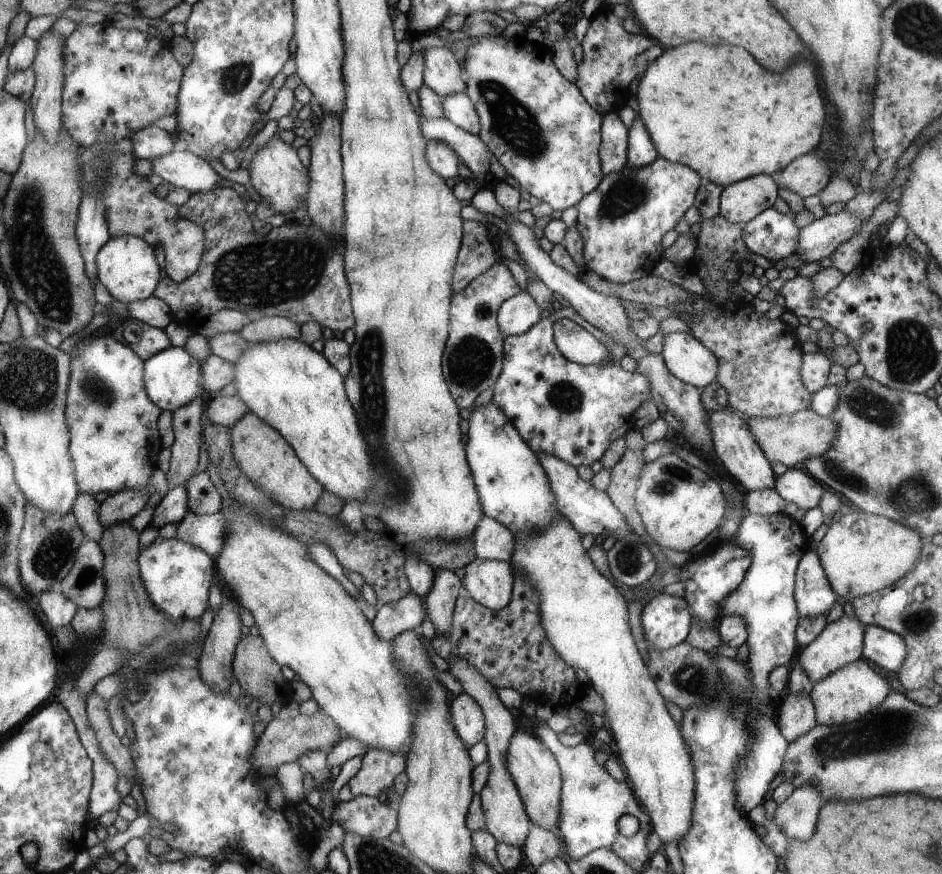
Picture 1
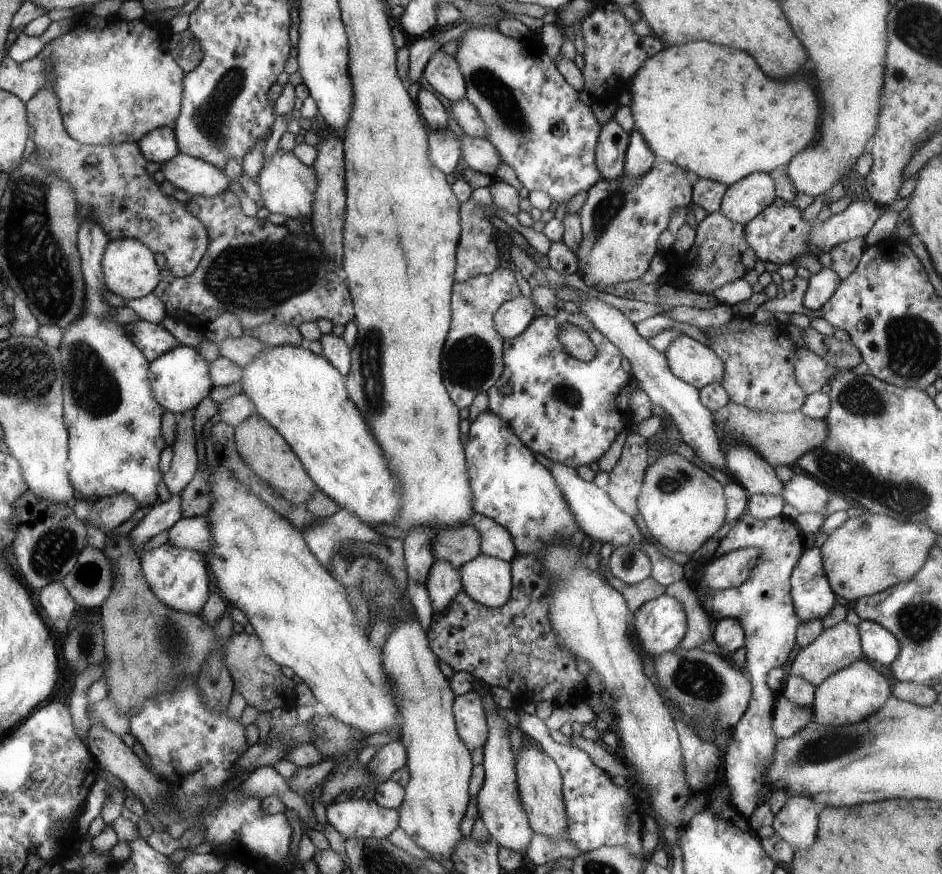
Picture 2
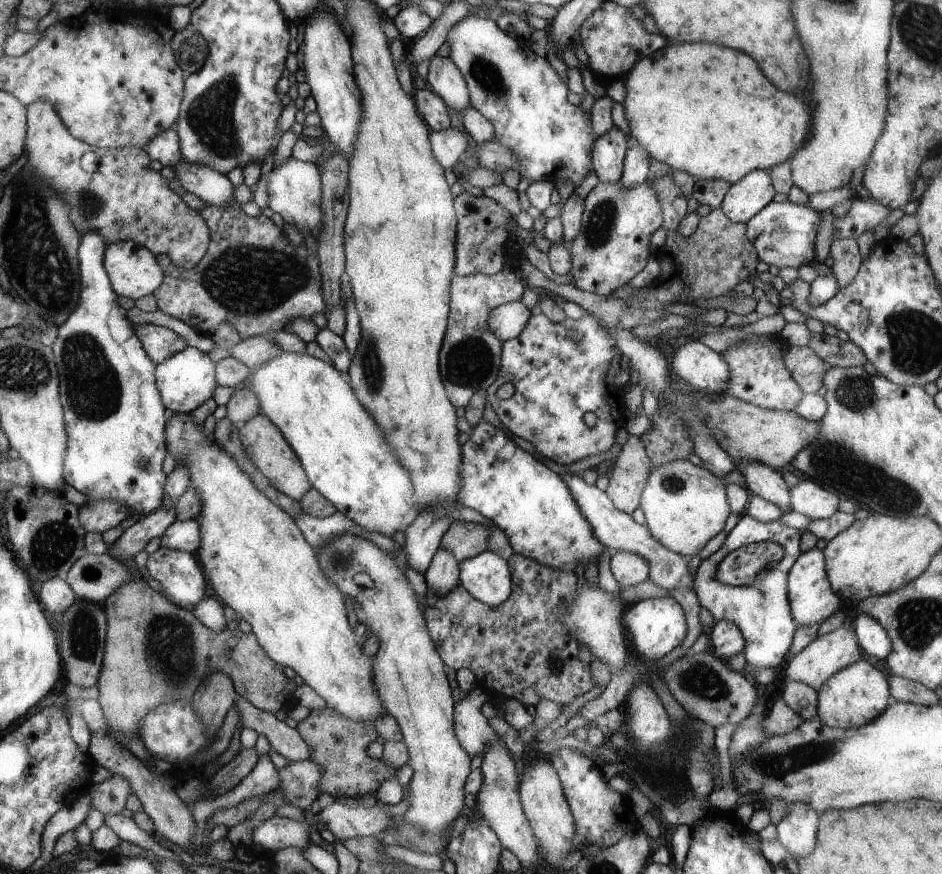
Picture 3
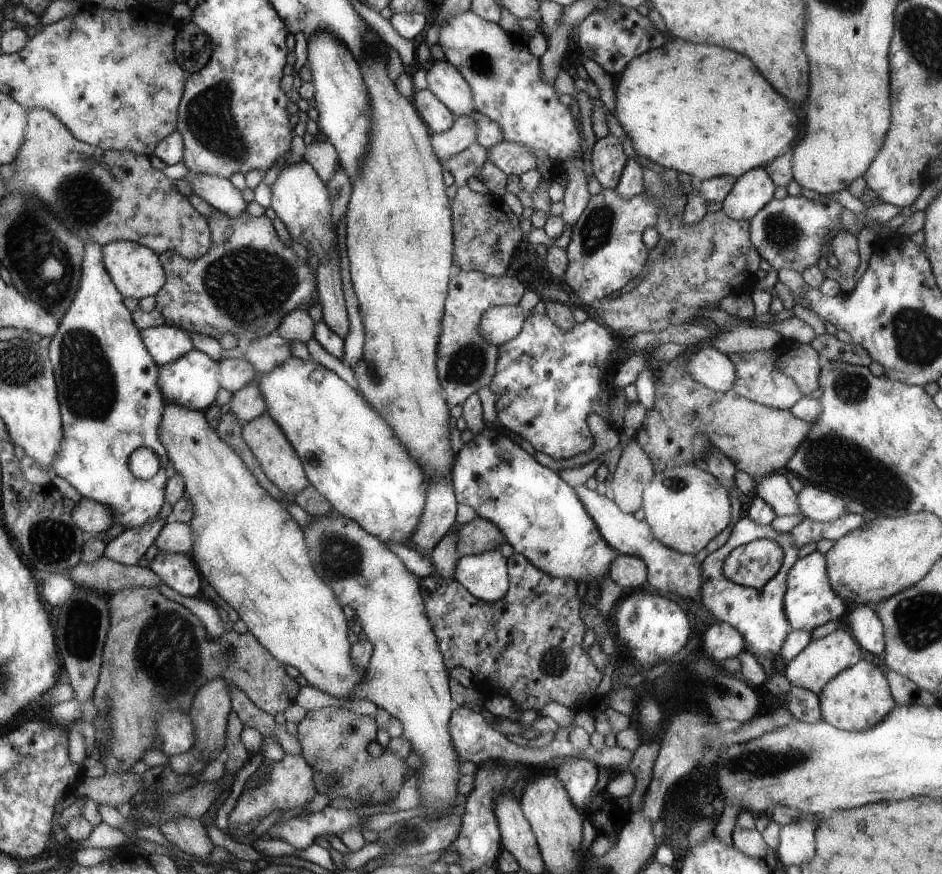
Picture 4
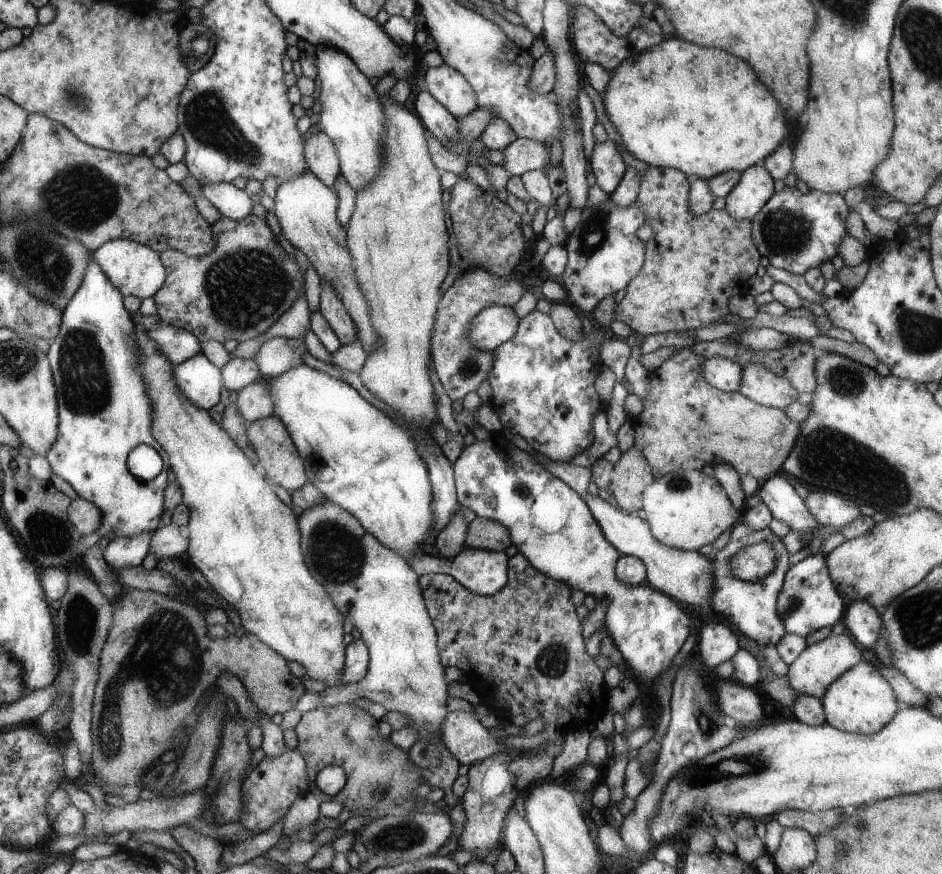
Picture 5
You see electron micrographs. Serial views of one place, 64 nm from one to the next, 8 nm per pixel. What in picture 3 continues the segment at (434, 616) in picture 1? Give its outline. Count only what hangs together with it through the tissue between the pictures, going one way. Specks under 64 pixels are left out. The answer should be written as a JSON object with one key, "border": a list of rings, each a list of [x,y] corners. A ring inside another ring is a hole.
{"border":[[[438,548],[428,570],[423,574],[427,588],[434,590],[438,596],[446,596],[460,585],[459,562],[452,552]]]}

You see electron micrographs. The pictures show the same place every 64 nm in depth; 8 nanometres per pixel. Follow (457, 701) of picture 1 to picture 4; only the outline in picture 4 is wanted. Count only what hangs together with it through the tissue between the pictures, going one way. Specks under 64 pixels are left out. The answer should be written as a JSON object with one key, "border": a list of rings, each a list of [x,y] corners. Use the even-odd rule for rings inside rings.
{"border":[[[460,705],[456,707],[456,710],[451,718],[451,737],[455,743],[456,752],[459,752],[460,760],[462,762],[472,762],[478,765],[484,765],[488,761],[505,761],[505,762],[522,762],[529,767],[539,770],[544,768],[545,770],[554,770],[558,766],[561,758],[564,757],[578,757],[581,759],[592,760],[592,762],[599,764],[602,767],[611,768],[614,770],[622,770],[628,767],[629,762],[632,760],[634,752],[628,750],[628,748],[622,748],[615,744],[614,746],[605,746],[601,752],[596,750],[590,743],[586,750],[578,750],[570,744],[568,740],[568,734],[570,730],[574,730],[576,727],[582,727],[592,735],[595,732],[595,717],[588,714],[588,712],[575,713],[572,724],[565,728],[559,728],[554,734],[554,739],[550,744],[540,748],[536,747],[523,747],[509,741],[505,734],[494,730],[490,726],[489,722],[486,722],[482,718],[482,714],[470,710],[470,705]]]}

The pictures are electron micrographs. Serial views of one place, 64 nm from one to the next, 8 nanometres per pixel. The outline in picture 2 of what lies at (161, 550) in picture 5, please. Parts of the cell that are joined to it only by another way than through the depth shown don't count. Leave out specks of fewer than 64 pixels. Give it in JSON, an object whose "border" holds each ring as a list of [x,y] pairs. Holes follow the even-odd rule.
{"border":[[[206,515],[193,516],[192,518],[182,517],[169,528],[167,543],[203,555],[210,552],[210,548],[214,546],[214,538],[212,538],[208,518],[206,518]]]}

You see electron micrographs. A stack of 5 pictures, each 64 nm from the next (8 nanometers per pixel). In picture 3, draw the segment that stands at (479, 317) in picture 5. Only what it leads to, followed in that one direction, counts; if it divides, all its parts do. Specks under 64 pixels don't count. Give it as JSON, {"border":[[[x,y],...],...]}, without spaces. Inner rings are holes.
{"border":[[[521,300],[509,302],[491,310],[488,316],[488,330],[500,340],[506,342],[522,334],[530,322],[532,311]]]}

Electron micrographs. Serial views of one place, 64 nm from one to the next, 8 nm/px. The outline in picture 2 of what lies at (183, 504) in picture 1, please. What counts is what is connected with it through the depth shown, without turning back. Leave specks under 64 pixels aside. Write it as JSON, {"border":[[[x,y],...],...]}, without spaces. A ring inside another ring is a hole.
{"border":[[[171,494],[166,502],[153,506],[150,512],[142,518],[142,522],[136,524],[127,534],[132,536],[132,544],[138,547],[156,534],[168,531],[173,524],[176,524],[183,517],[180,496],[181,494]]]}

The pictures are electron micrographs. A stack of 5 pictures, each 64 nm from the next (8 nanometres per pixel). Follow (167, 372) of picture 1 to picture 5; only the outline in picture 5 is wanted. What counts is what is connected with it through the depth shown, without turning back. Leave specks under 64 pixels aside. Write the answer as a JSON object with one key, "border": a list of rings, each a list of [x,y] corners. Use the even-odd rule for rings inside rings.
{"border":[[[204,353],[175,365],[175,378],[176,388],[180,388],[192,404],[208,411],[220,402],[224,388],[221,370]]]}

